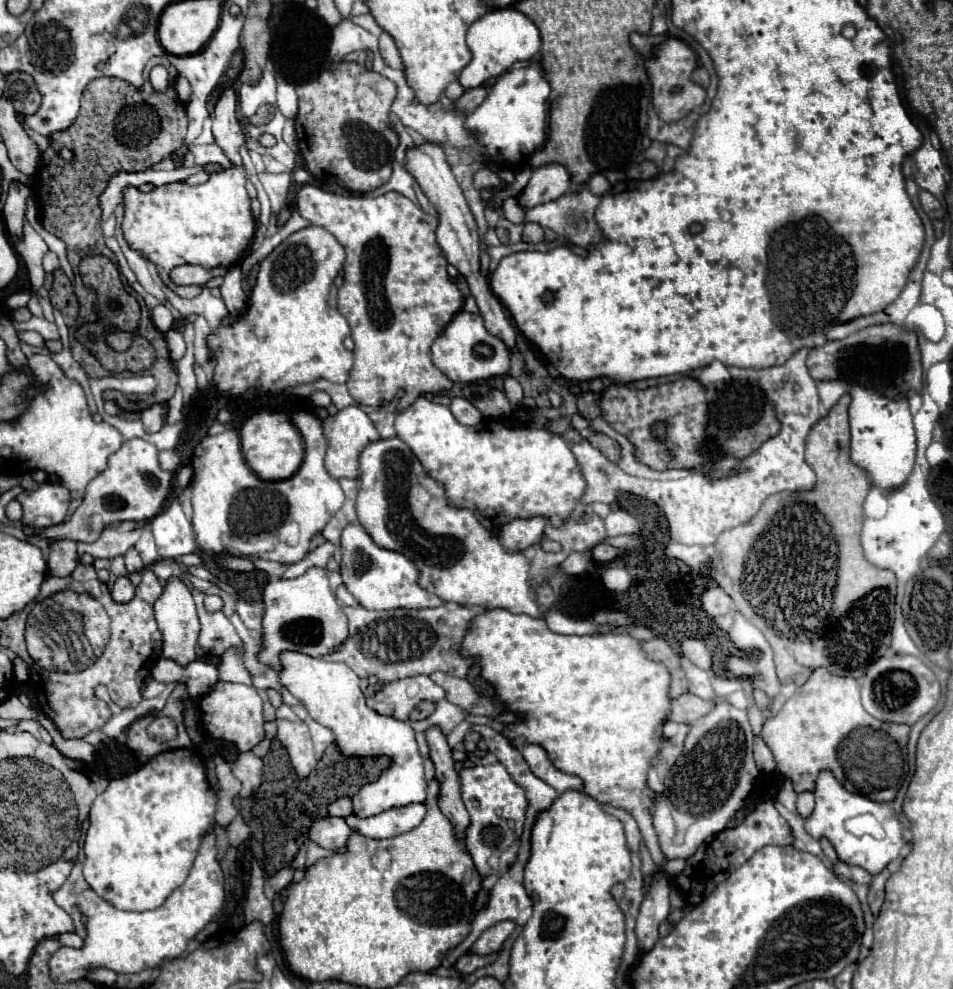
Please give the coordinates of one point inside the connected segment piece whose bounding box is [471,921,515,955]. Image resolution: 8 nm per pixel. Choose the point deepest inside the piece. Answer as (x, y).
(490, 941)

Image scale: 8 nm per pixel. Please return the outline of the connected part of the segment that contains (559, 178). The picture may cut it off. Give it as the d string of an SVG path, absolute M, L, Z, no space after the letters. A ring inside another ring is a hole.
M549 163L533 169L527 187L519 193L519 203L523 207L535 207L539 203L555 201L573 189L569 171L559 163Z

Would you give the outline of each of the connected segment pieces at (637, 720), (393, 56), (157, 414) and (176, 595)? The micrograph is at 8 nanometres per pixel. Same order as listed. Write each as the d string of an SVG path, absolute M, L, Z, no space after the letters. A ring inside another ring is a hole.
M491 609L475 617L475 625L471 625L471 633L467 633L463 641L463 653L475 653L475 657L479 657L481 675L495 687L495 695L507 705L509 711L525 715L521 723L509 725L503 735L507 739L523 735L527 743L541 745L557 769L579 775L585 781L587 795L601 803L627 809L637 819L643 841L655 865L669 875L681 873L685 861L667 859L663 855L649 813L653 795L647 787L647 773L651 769L651 761L659 753L659 727L665 723L671 707L671 699L667 695L669 673L665 665L649 661L641 649L641 643L633 637L619 633L585 637L557 635L551 633L543 621L507 613L505 609Z
M381 33L379 37L379 51L383 55L383 59L387 61L387 65L391 65L393 69L403 69L403 61L399 57L399 51L397 51L397 45L393 41L393 37L389 33Z
M151 405L147 409L147 431L153 433L153 431L159 431L161 425L163 425L163 419L165 417L165 407L163 405Z
M171 577L167 579L167 585L161 593L161 597L155 601L155 619L163 633L163 657L173 659L179 665L189 665L197 659L197 637L199 637L199 619L193 603L191 589L179 579Z

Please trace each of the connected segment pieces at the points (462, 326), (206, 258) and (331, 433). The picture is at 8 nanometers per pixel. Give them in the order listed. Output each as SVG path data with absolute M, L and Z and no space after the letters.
M459 311L453 321L447 325L447 329L435 339L433 343L433 363L451 379L451 381L481 381L491 377L505 377L509 373L509 361L511 353L499 341L499 337L491 335L481 315L473 315L467 311Z
M233 89L225 91L215 105L213 119L213 137L233 163L231 169L223 169L219 173L211 173L209 179L201 185L185 185L185 183L169 183L153 189L151 193L143 193L137 187L127 187L123 193L125 217L121 223L125 241L131 249L139 251L147 261L155 263L163 283L185 299L193 299L199 295L199 289L179 287L169 279L171 269L179 265L203 265L211 267L229 267L243 257L247 251L253 233L255 219L251 215L249 195L245 191L245 167L239 153L245 144L243 125L237 119L237 99Z
M351 405L351 407L341 409L337 415L329 415L323 421L323 427L325 427L327 441L329 441L329 451L327 451L327 457L325 457L327 471L335 479L341 479L341 477L357 479L359 477L359 455L361 455L361 451L369 443L373 443L373 441L379 439L379 433L377 433L375 425L371 423L371 419L367 417L367 413L361 407Z

